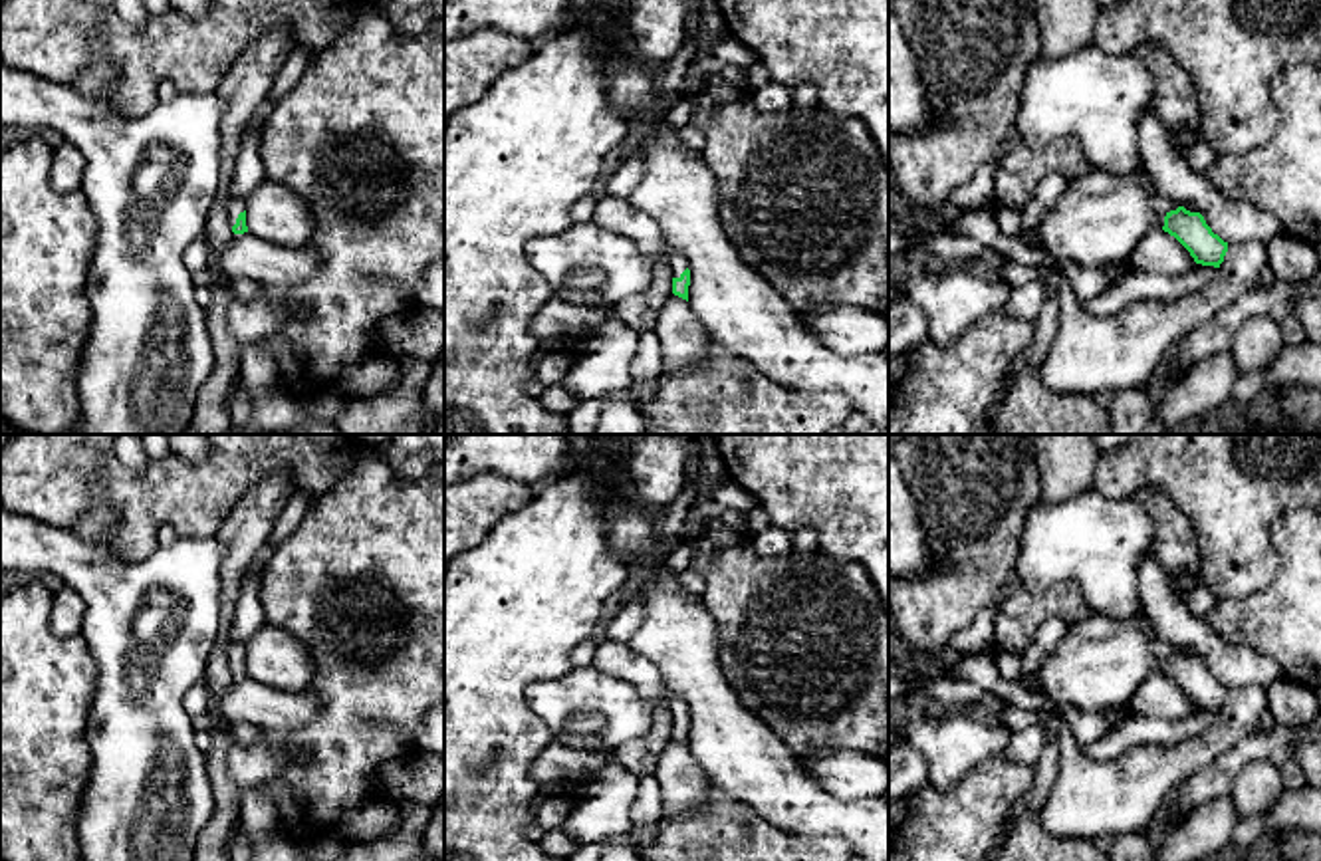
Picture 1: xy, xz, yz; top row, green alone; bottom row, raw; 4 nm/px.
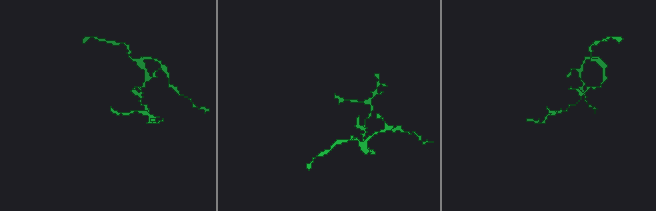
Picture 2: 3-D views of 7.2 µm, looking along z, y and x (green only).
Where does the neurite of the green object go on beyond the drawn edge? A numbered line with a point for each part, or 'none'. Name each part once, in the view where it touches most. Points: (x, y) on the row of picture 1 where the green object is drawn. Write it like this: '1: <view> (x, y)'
1: xy (235, 205)

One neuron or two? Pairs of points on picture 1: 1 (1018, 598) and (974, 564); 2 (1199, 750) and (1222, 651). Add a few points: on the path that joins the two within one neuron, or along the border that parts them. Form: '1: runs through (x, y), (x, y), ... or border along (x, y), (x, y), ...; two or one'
1: border along (1014, 580), (998, 592); two
2: border along (1264, 687), (1228, 689); two

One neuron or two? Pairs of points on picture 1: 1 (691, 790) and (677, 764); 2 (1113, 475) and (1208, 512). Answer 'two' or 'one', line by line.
1: one
2: one

